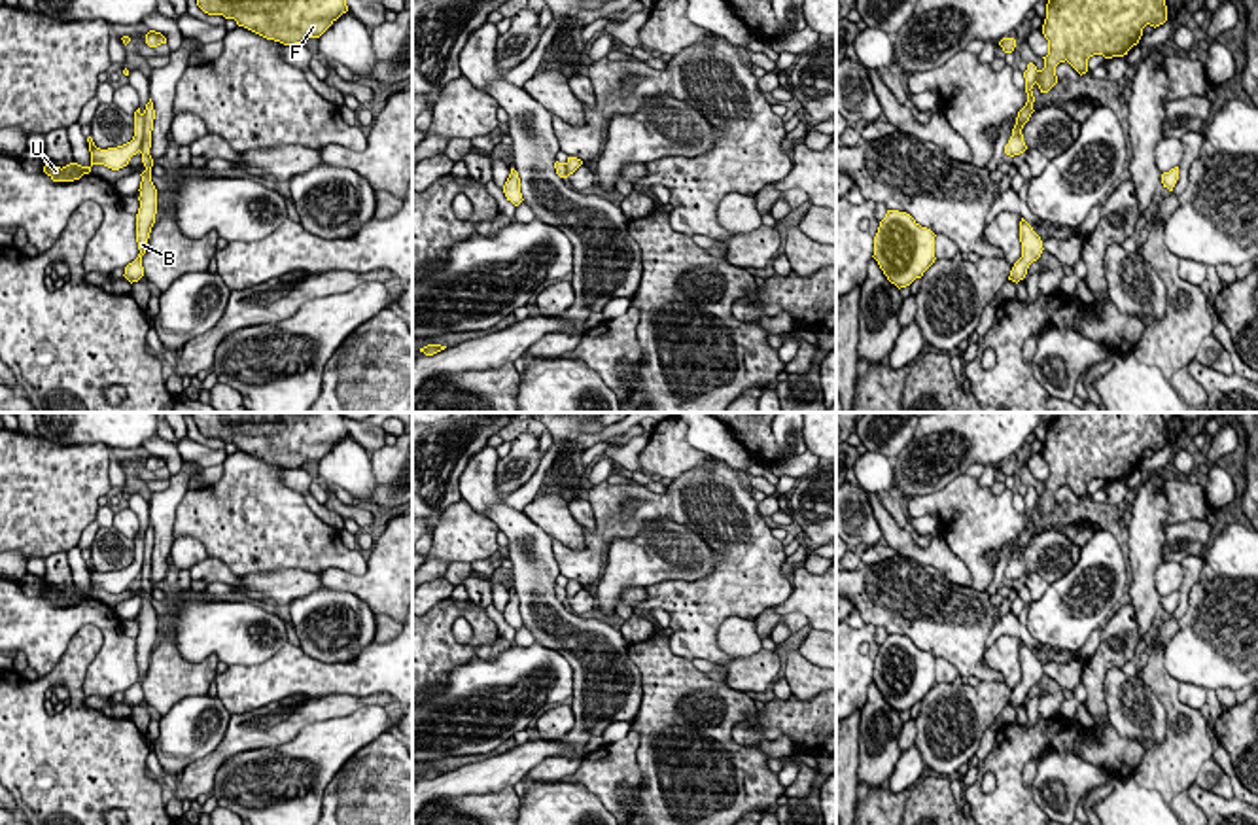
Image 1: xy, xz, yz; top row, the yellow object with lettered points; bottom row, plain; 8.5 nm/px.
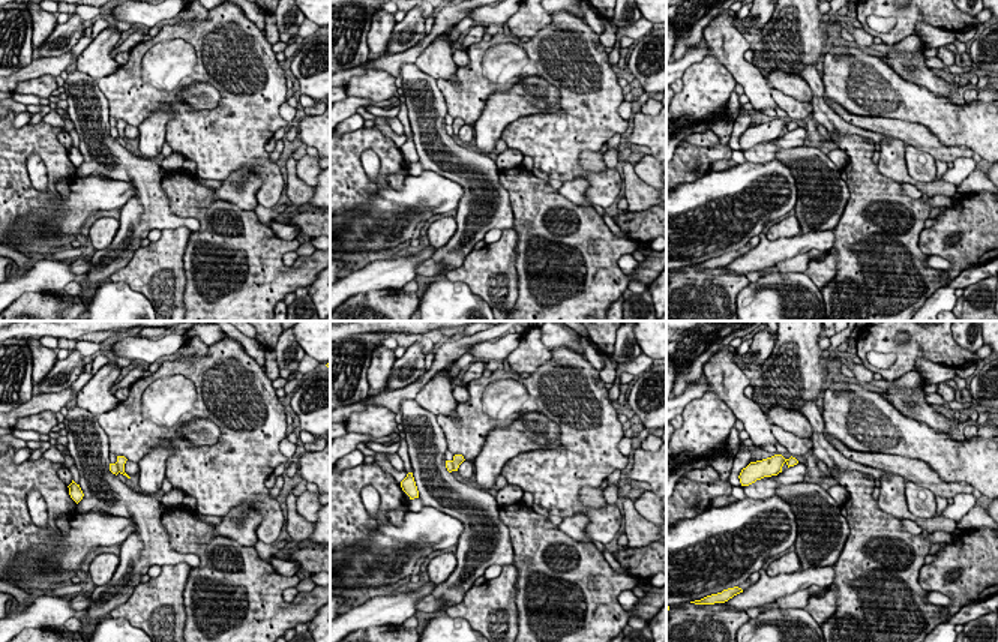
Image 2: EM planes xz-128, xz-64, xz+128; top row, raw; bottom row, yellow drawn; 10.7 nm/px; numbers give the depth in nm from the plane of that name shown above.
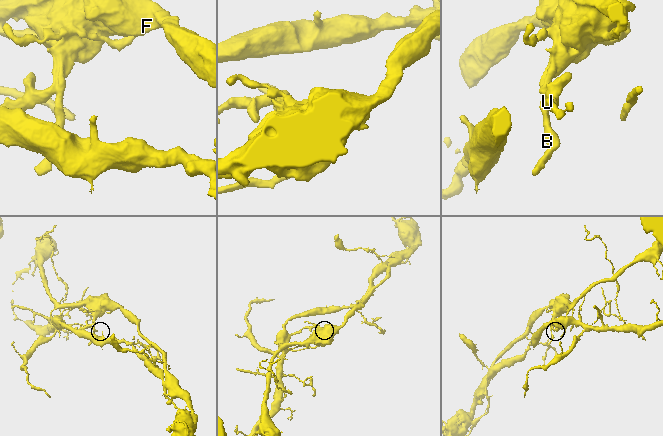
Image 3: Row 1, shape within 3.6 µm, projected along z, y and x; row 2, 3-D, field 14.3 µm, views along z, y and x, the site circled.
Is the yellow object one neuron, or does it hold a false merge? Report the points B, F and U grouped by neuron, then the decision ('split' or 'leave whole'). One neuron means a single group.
B F / U; split

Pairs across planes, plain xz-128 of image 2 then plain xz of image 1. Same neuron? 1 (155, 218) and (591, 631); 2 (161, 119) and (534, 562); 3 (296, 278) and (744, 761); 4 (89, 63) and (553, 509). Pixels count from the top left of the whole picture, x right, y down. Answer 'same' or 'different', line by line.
1: same
2: different
3: same
4: same

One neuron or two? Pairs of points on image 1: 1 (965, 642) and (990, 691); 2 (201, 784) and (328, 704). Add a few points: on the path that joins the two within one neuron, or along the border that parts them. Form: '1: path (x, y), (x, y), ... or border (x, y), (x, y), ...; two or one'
1: border (986, 648), (984, 661), (1001, 676), (1001, 682); two
2: path (226, 750), (241, 735), (265, 735), (294, 719); one

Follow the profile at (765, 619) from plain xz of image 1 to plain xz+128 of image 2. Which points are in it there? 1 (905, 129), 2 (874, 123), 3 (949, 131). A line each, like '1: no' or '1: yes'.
1: yes
2: yes
3: no

